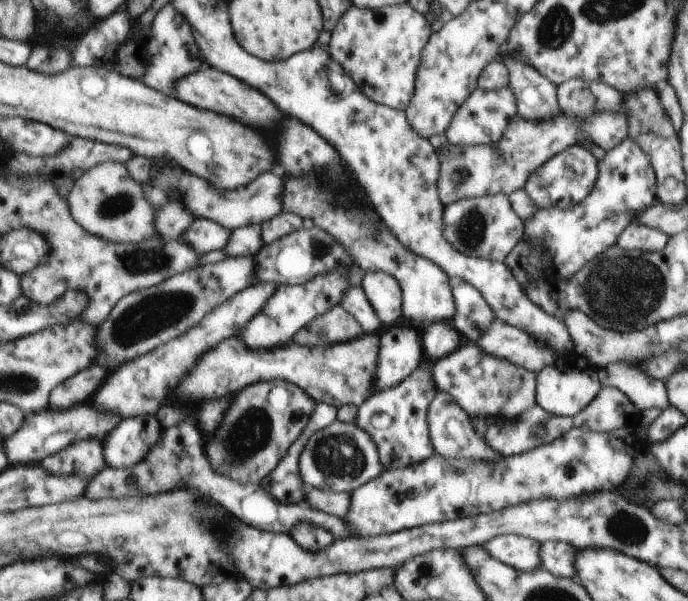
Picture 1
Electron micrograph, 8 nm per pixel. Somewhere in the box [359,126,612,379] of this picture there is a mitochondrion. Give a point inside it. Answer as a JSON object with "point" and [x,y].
{"point":[470,230]}

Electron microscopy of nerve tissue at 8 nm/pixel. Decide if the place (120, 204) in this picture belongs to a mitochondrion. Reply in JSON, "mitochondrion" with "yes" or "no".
{"mitochondrion":"yes"}

